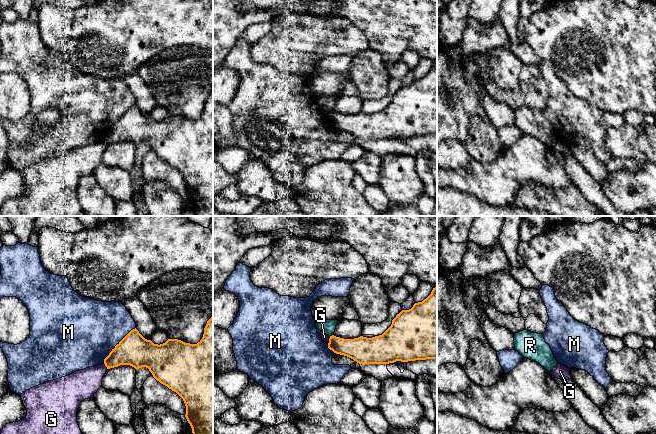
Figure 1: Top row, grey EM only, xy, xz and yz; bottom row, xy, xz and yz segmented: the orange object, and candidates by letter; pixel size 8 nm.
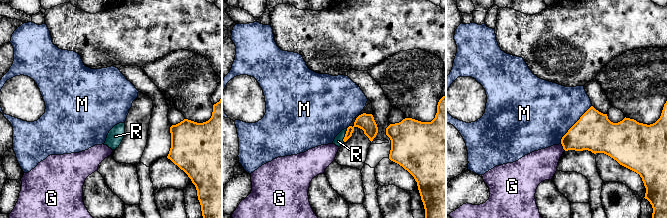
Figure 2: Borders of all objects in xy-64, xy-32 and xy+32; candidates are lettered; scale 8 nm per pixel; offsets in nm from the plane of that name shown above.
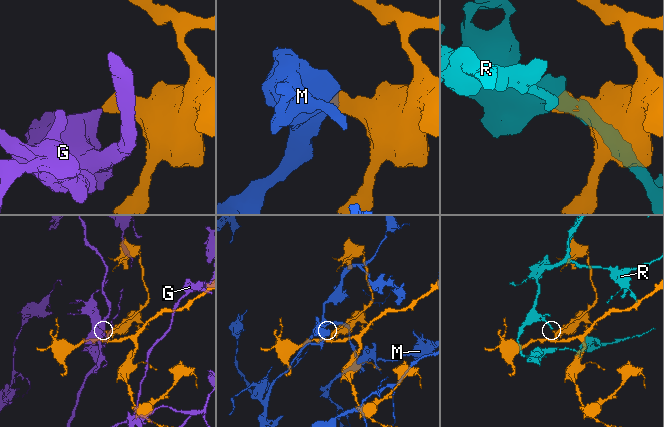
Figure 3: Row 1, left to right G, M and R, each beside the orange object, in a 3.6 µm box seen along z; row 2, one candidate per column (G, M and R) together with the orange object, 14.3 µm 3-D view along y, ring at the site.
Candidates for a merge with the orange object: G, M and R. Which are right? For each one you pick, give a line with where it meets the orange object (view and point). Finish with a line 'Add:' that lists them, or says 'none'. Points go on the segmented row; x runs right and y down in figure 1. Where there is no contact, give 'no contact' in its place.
Add: none

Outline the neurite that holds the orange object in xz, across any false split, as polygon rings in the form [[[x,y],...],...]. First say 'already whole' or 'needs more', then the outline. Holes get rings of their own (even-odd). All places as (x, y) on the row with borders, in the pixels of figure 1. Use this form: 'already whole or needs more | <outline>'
already whole | [[[437,287],[422,302],[397,314],[382,335],[354,339],[332,335],[328,348],[362,365],[437,359]]]

